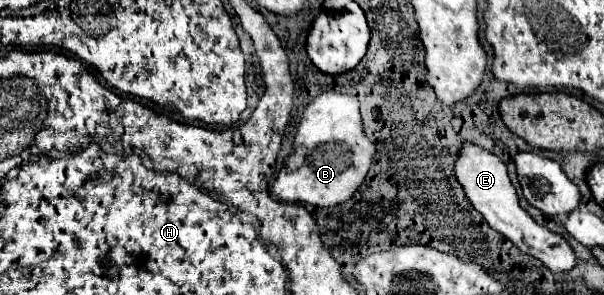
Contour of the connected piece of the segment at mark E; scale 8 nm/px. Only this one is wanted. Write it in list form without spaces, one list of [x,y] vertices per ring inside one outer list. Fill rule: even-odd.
[[[465,142],[459,158],[455,160],[455,176],[461,182],[465,196],[483,214],[483,218],[489,222],[489,226],[493,230],[497,230],[499,234],[503,234],[505,238],[509,238],[521,252],[541,260],[551,272],[569,272],[577,266],[577,256],[575,256],[573,248],[569,246],[569,242],[561,234],[549,230],[547,226],[537,224],[519,206],[519,198],[509,180],[507,166],[495,154],[483,150],[481,146]]]

